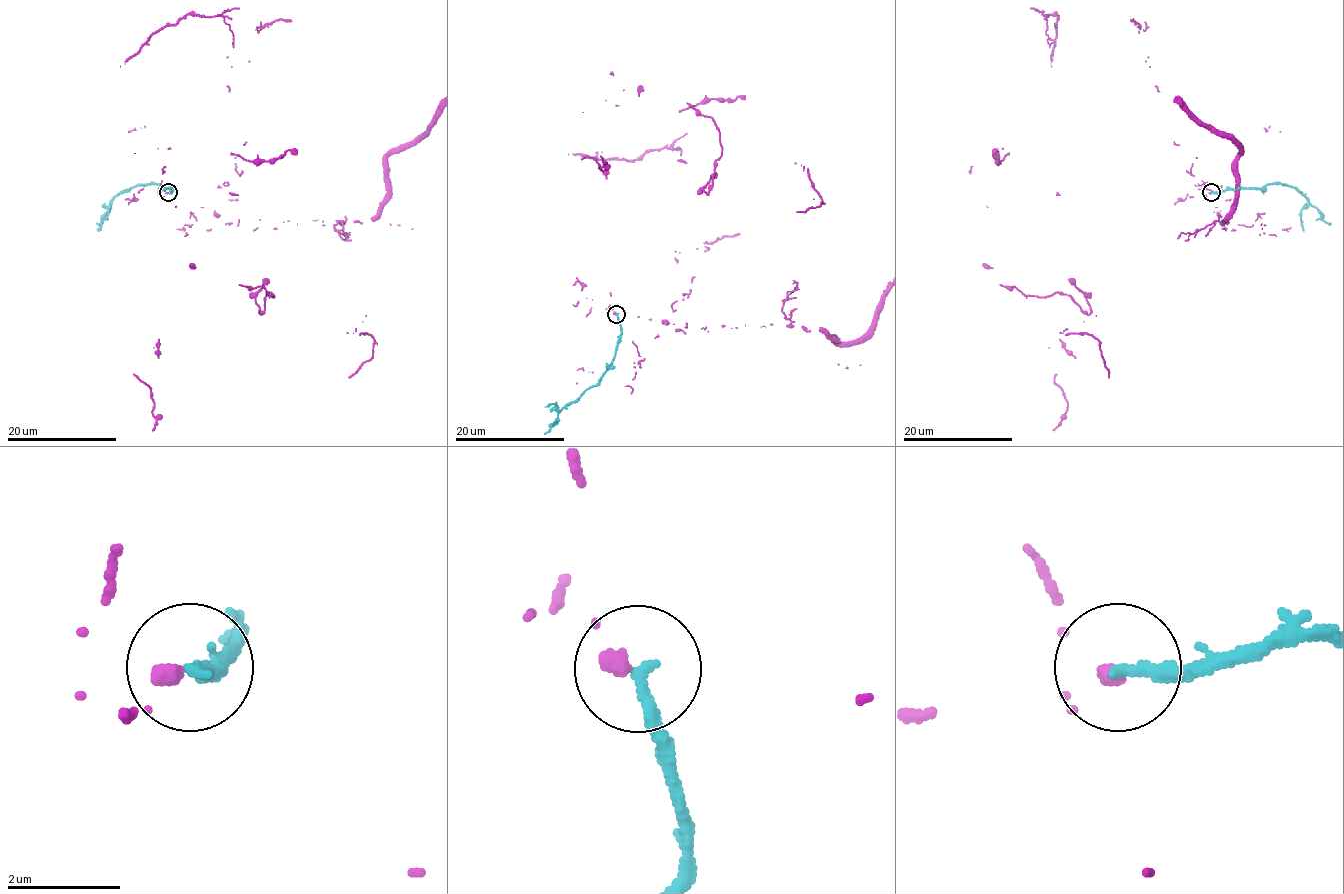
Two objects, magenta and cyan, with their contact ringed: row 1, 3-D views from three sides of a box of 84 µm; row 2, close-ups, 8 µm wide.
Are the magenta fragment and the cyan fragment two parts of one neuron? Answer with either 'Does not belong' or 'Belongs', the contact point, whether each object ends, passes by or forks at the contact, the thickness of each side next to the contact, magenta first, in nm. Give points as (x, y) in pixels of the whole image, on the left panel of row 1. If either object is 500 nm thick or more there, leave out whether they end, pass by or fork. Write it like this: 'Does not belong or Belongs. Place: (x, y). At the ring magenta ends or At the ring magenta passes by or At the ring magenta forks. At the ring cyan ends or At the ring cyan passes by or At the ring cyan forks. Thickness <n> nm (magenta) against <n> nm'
Does not belong. Place: (168, 192). At the ring magenta ends. At the ring cyan ends. Thickness 280 nm (magenta) against 240 nm

